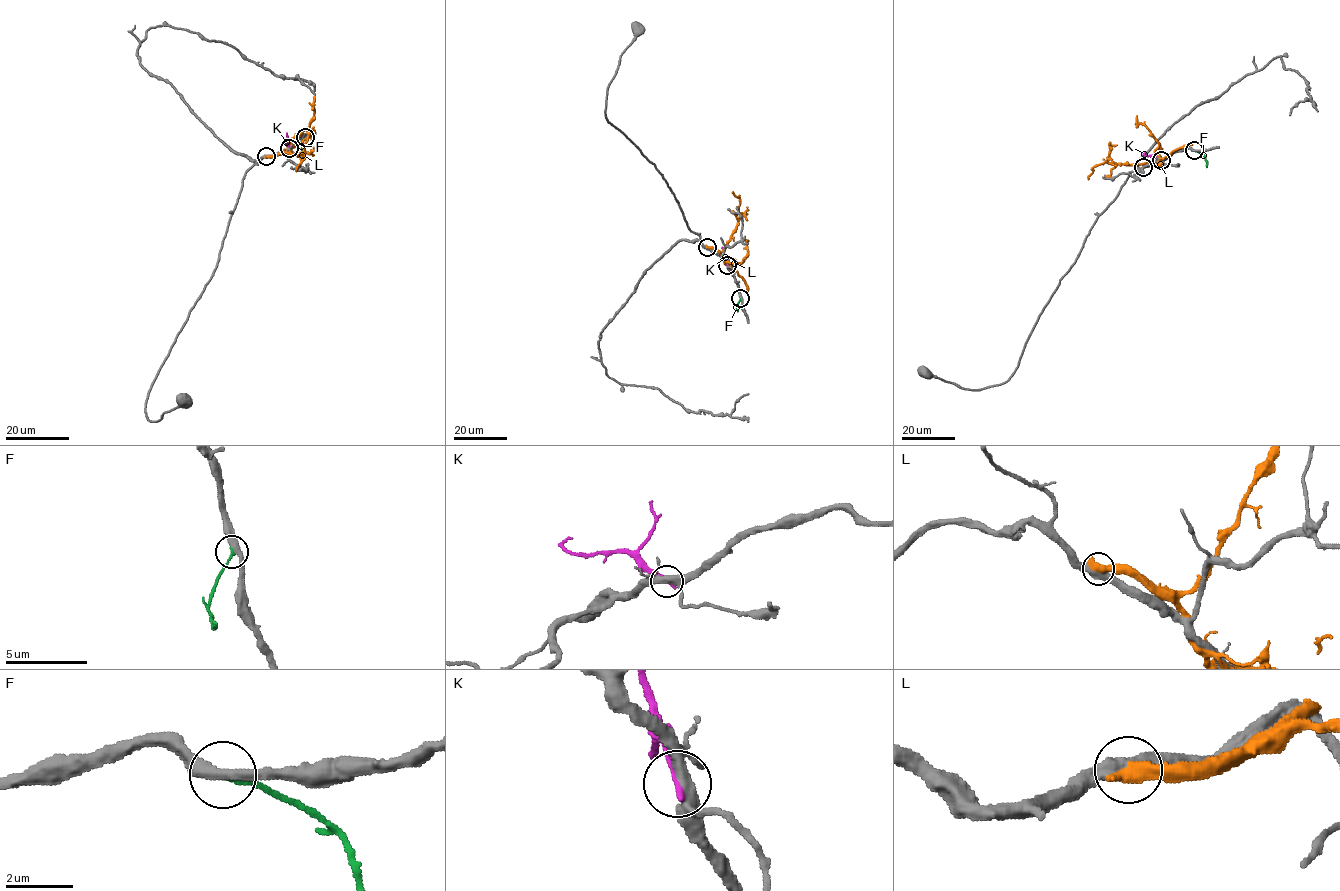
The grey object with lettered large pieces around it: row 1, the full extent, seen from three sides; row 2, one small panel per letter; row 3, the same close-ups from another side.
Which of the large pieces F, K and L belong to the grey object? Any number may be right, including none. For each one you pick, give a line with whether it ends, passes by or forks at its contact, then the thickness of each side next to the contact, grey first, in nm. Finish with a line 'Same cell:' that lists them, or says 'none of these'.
F: it ends; calibres 360 and 190 nm
Same cell: F

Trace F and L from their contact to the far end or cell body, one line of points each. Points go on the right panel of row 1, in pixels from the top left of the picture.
F: (1194, 151), (1204, 156), (1206, 167)
L: (1143, 167), (1147, 163), (1115, 163), (1108, 159), (1091, 169), (1088, 179)

